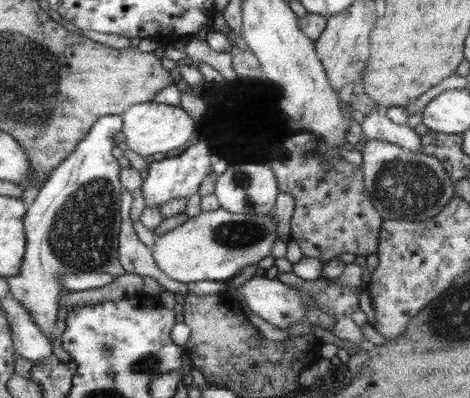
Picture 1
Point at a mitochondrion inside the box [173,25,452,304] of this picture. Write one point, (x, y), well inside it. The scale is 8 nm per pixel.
(401, 188)

